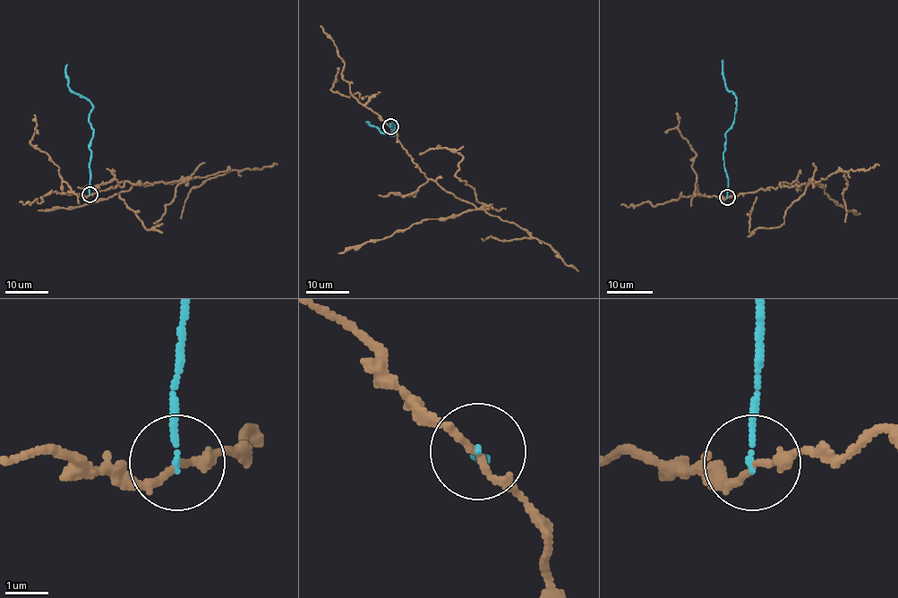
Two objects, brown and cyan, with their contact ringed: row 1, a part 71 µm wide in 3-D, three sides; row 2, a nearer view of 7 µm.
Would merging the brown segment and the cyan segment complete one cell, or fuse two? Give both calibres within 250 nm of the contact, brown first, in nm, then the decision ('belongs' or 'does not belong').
140 nm thick on the brown side, 120 nm on the other; does not belong

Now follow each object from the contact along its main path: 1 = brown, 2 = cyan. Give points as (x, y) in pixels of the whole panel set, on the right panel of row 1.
1: (727, 196), (781, 183), (813, 183), (777, 227), (752, 233), (750, 210), (756, 196)
2: (727, 196), (722, 152), (725, 132), (734, 120), (737, 102), (726, 86), (722, 59)

